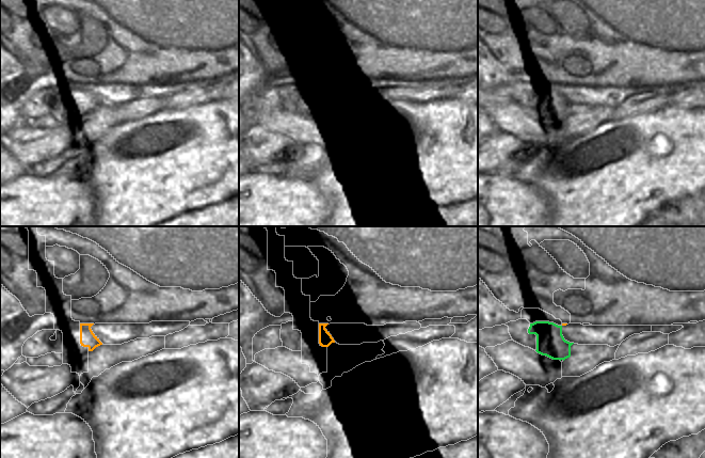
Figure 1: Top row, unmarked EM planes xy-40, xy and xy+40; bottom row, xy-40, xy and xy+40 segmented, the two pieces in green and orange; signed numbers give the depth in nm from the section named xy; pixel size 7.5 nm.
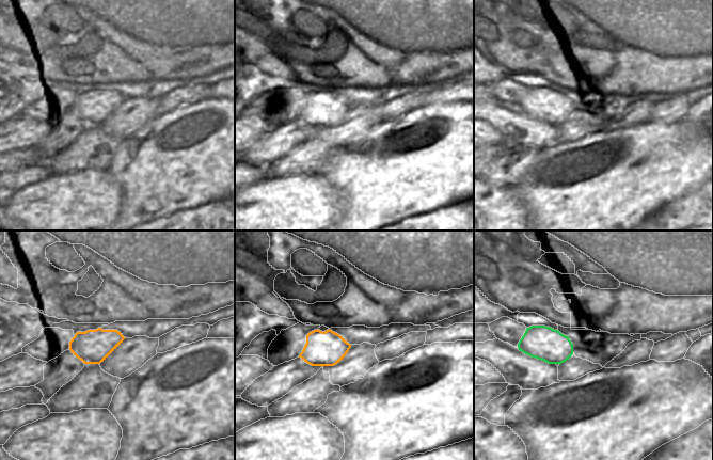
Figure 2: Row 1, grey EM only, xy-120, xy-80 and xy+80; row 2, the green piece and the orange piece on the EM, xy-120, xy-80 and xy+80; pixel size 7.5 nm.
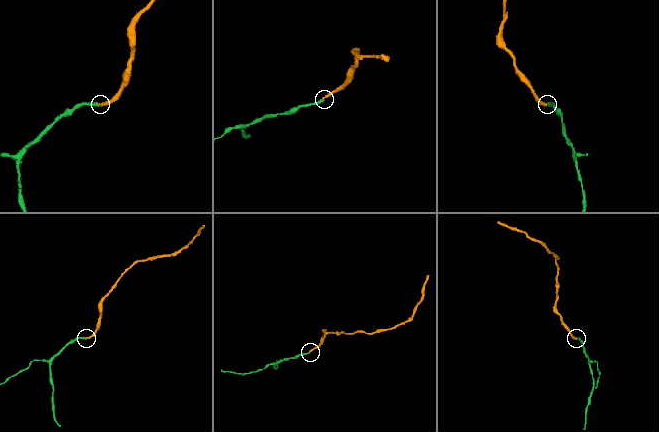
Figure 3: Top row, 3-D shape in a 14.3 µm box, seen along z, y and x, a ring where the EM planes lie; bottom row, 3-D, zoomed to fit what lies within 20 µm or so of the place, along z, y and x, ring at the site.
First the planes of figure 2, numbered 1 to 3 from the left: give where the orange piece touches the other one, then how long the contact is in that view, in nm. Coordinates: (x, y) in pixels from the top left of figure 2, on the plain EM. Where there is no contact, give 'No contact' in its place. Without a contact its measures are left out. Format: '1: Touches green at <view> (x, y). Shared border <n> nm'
1: No contact
2: No contact
3: No contact

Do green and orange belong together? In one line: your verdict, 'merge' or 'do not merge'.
merge

